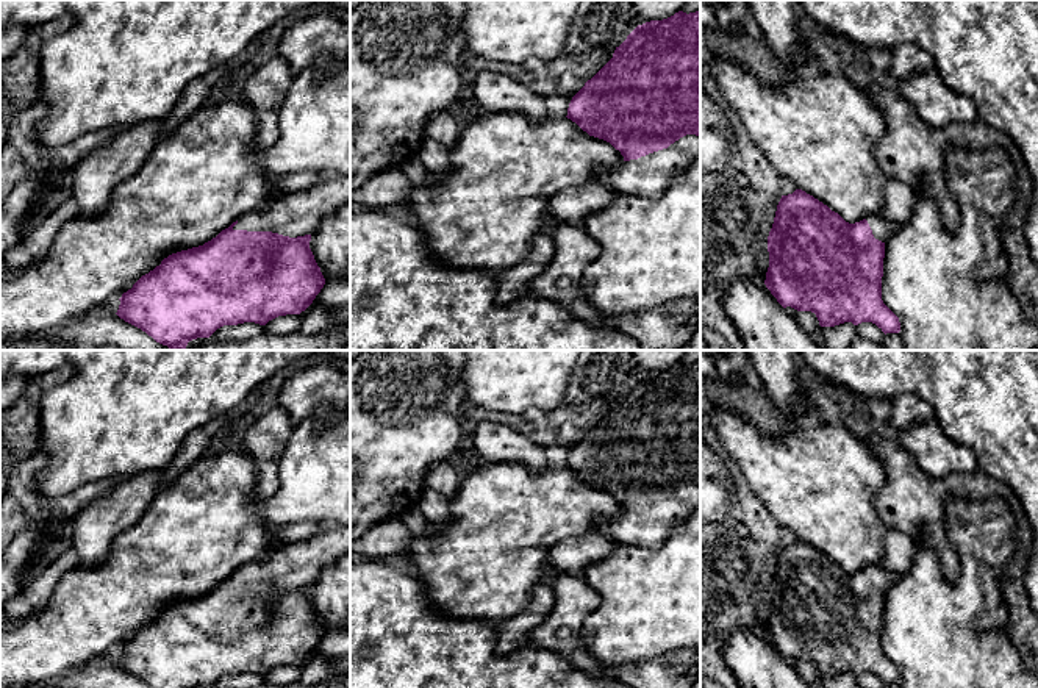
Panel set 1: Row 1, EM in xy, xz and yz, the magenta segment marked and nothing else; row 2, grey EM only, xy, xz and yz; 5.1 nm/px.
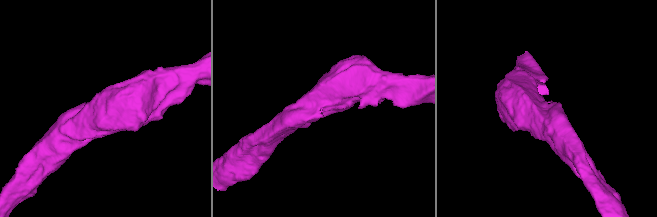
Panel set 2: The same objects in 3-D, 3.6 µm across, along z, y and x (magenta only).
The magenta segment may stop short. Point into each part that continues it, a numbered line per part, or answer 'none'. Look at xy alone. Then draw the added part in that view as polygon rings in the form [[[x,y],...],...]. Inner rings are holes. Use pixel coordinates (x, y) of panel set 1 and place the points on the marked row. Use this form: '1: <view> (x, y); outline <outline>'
1: xy (299, 213); outline [[[328,177],[241,216],[233,230],[272,231],[289,238],[314,235],[325,217],[349,202],[350,178]]]

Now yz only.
1: yz (882, 229); outline [[[882,213],[871,214],[866,217],[866,220],[872,230],[874,238],[885,244],[889,239],[889,236],[899,228],[894,222],[883,217]]]

